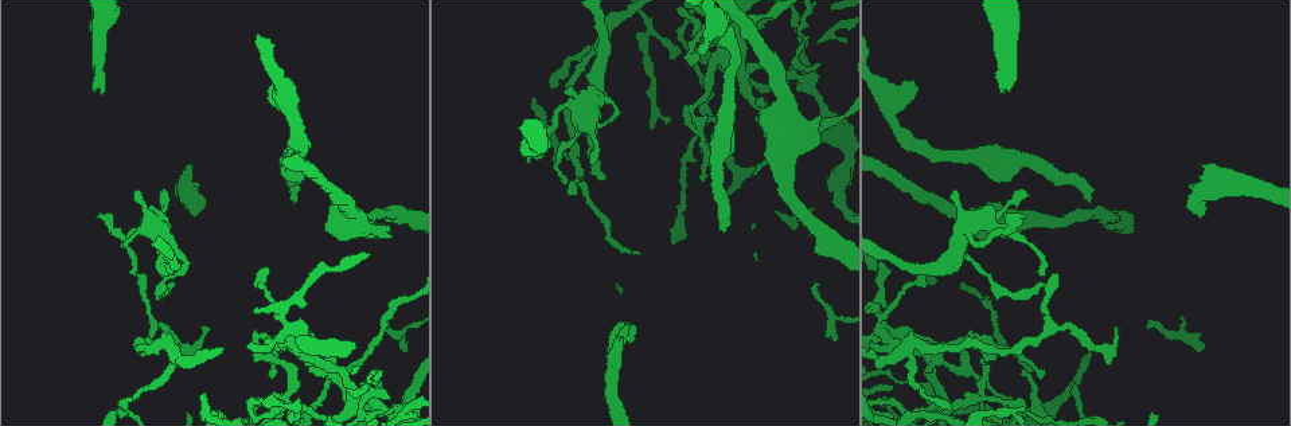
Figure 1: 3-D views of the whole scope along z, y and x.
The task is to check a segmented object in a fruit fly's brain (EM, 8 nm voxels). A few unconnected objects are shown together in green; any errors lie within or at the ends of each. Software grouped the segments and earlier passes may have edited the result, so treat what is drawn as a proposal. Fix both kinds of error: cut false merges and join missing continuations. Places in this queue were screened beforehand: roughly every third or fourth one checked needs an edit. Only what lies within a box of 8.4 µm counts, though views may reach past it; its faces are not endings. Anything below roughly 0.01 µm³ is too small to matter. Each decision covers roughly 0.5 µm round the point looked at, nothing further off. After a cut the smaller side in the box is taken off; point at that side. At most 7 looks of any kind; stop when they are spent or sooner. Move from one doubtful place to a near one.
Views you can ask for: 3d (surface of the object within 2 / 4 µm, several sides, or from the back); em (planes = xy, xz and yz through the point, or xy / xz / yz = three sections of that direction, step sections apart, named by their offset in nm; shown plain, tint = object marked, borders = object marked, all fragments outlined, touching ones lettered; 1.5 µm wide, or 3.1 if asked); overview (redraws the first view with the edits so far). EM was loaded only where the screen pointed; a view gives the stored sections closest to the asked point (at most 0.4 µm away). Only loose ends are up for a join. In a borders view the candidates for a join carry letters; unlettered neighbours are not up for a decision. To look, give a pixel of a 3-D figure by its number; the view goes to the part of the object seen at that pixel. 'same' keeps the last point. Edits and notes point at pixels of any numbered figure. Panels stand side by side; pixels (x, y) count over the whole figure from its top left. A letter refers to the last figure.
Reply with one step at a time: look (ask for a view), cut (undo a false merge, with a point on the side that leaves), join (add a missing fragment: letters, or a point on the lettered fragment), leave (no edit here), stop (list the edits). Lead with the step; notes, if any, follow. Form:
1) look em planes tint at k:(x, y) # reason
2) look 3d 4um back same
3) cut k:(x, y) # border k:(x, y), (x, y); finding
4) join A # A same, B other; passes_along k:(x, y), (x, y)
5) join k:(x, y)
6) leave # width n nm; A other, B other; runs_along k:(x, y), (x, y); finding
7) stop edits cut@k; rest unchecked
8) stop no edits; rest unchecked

look em planes borders at 1:(1004, 92) # branch stops here

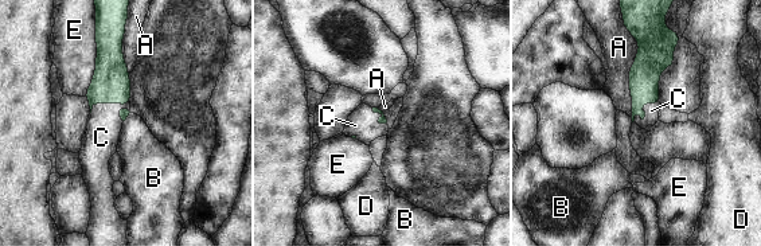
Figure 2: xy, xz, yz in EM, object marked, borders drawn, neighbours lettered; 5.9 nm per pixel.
join C # longest_contact A 550 nm; A other, B other, C same, D other, E other; it goes on there

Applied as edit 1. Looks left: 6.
look overview # see it whole again

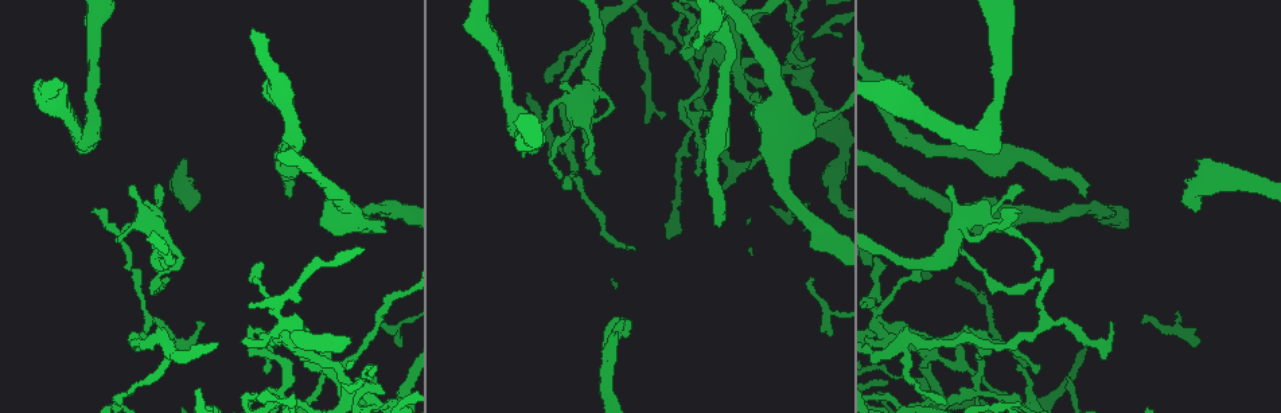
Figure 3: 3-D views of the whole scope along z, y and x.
look 3d 4um at 3:(615, 346) # an open end

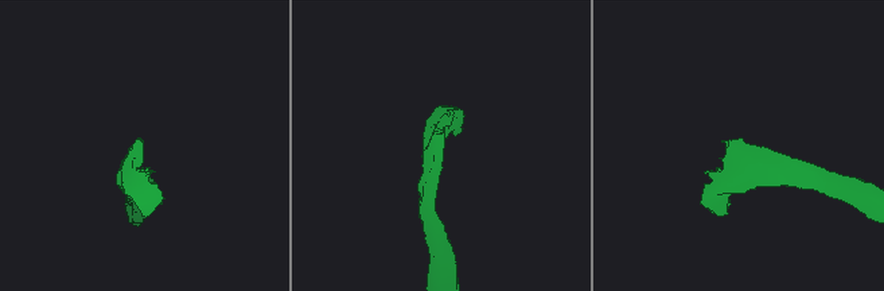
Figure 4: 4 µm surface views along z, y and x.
look em xz step 4 tint at 4:(140, 139) # need the tissue

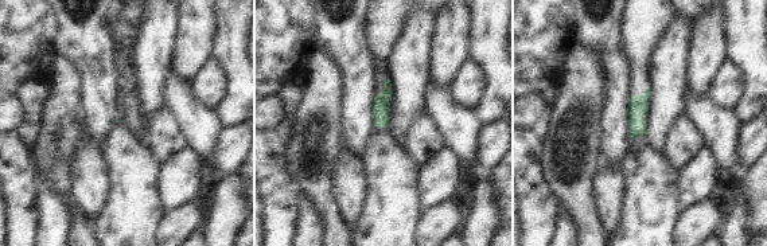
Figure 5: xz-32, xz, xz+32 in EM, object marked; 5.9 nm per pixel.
look em planes borders same

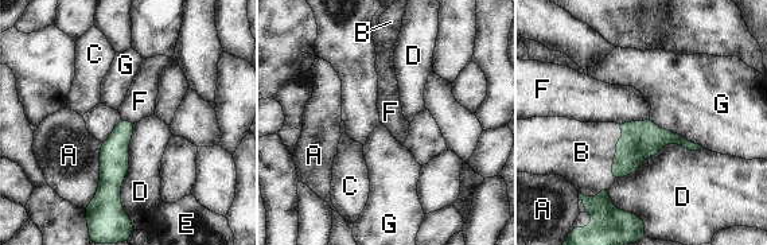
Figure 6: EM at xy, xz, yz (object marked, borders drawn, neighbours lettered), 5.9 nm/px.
join B # longest_contact D 550 nm; A other, B same, C other, D other, E other, F other, G other; passes_along 6:(642, 139), (616, 151), (581, 152); it goes on there

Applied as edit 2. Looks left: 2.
look em xz step 8 tint at 3:(140, 270) # an open end

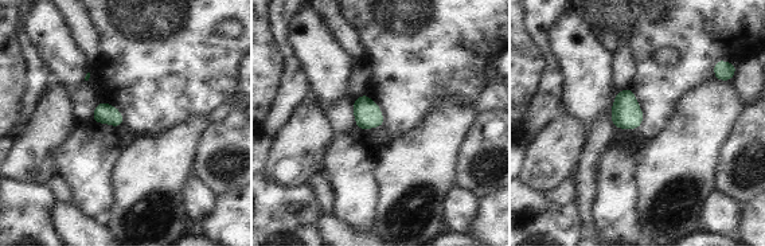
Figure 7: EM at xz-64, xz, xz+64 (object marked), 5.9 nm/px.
look em planes borders same # cut it another way

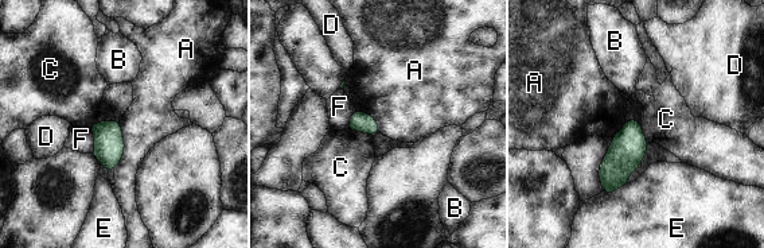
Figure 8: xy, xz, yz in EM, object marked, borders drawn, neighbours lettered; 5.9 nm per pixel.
leave # A other, B other, C other, D other, E other, F other; none of them fits

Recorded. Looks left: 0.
stop edits join@2, join@6; rest unchecked

